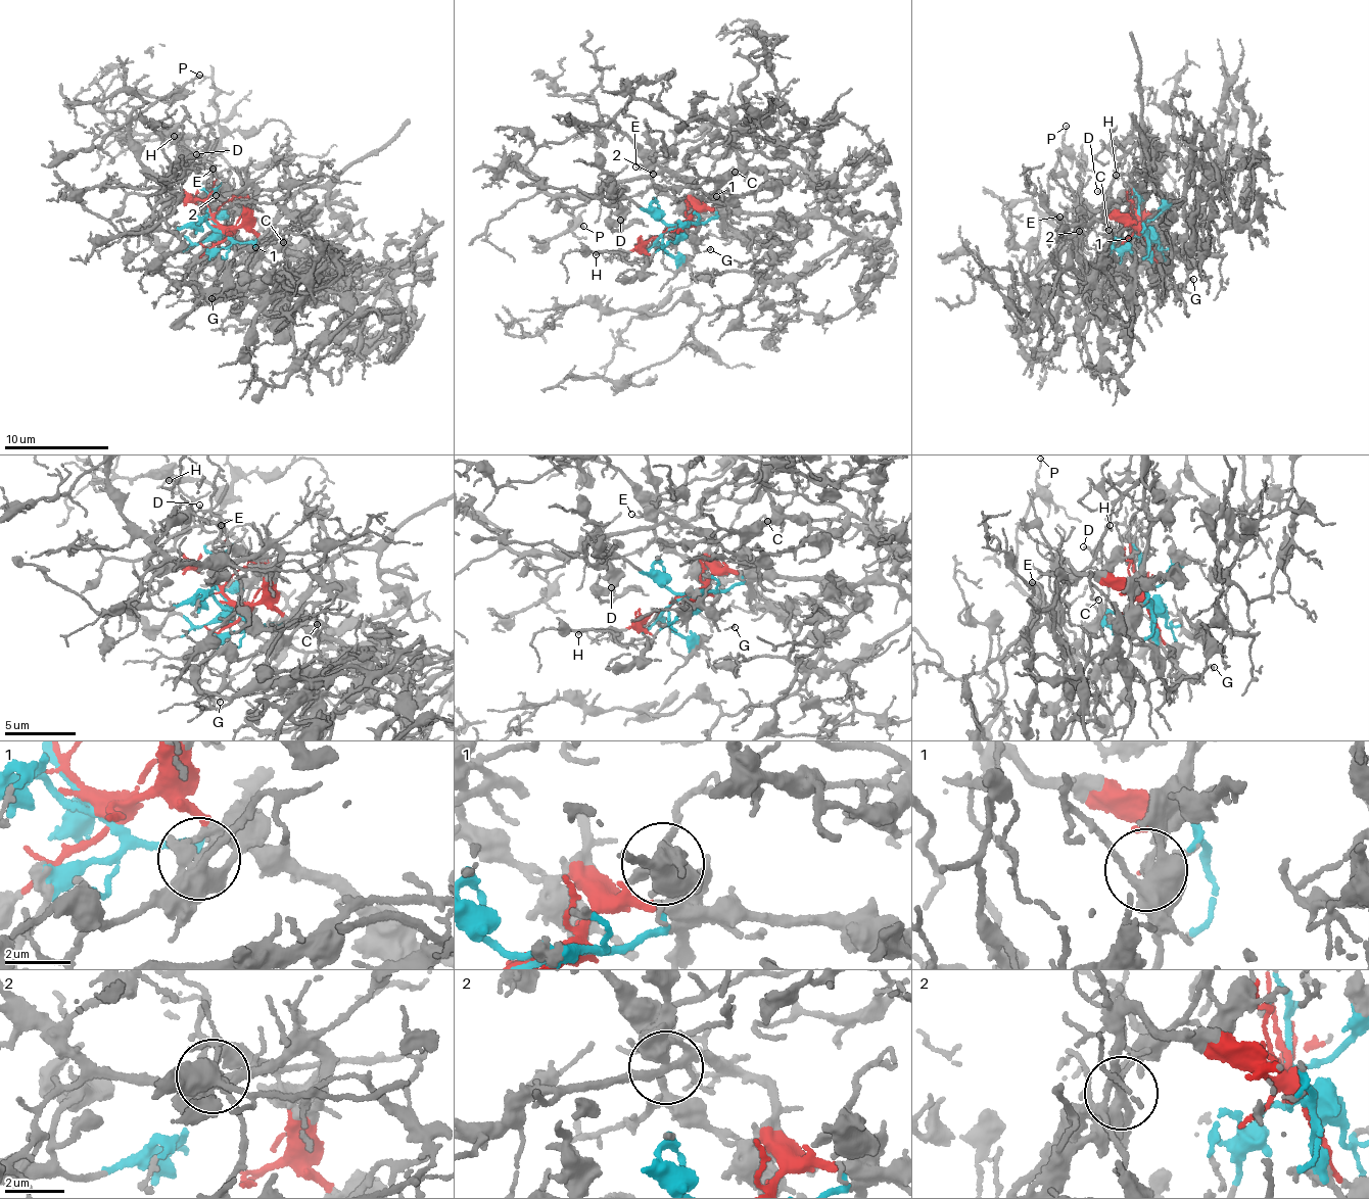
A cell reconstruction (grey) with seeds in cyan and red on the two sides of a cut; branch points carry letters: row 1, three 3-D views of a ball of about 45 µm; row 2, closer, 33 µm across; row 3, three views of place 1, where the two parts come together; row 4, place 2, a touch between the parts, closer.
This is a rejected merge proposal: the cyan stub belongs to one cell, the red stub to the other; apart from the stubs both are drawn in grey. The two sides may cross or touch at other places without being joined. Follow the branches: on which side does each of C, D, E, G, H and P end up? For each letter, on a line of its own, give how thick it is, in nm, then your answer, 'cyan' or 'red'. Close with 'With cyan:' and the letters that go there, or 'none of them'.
C: calibre 130 nm; cyan
D: calibre 130 nm; cyan
E: calibre 80 nm; red
G: calibre 90 nm; cyan
H: calibre 110 nm; red
P: calibre 100 nm; red
With cyan: C, D, G

